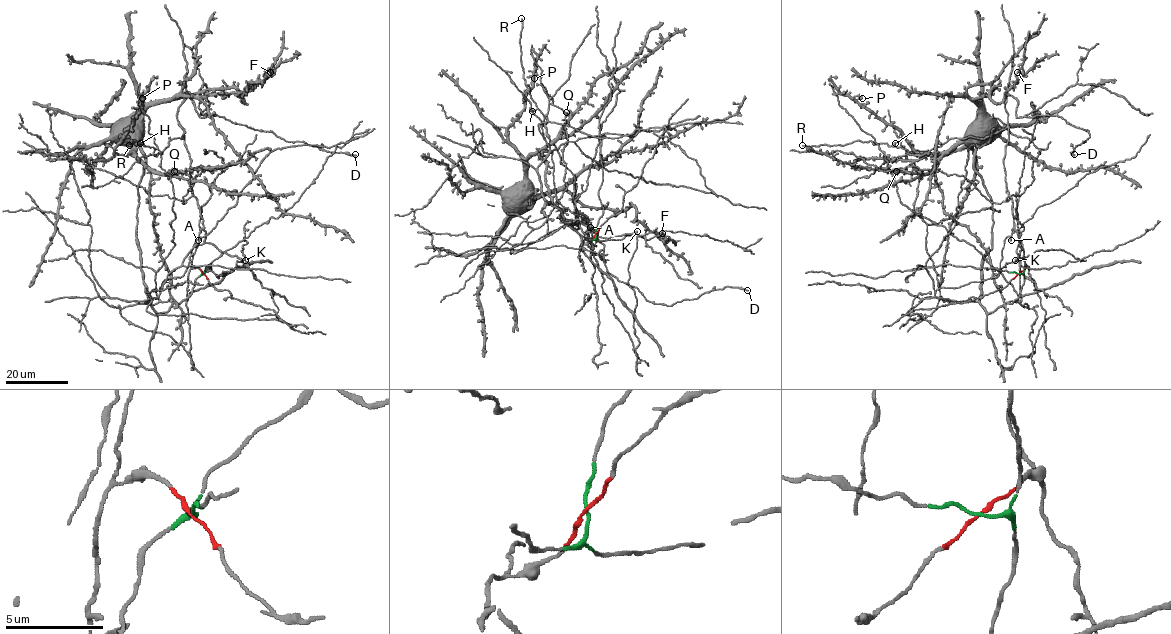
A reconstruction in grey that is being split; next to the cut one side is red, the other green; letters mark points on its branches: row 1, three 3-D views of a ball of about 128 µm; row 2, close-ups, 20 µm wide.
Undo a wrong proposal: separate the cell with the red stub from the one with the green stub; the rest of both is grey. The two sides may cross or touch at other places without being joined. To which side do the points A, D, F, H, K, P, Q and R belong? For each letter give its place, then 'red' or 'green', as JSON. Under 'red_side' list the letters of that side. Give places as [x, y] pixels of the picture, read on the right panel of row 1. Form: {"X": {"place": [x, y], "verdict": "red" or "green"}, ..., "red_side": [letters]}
{"A": {"place": [1011, 240], "verdict": "green"}, "D": {"place": [1074, 154], "verdict": "red"}, "F": {"place": [1017, 72], "verdict": "green"}, "H": {"place": [895, 143], "verdict": "red"}, "K": {"place": [1015, 260], "verdict": "red"}, "P": {"place": [862, 98], "verdict": "green"}, "Q": {"place": [896, 171], "verdict": "green"}, "R": {"place": [802, 145], "verdict": "red"}, "red_side": ["D", "H", "K", "R"]}

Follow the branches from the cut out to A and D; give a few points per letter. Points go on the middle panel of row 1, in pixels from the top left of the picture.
A: (595, 234), (587, 240), (565, 224), (550, 233), (546, 219), (555, 207), (565, 208), (587, 220), (590, 226)
D: (595, 234), (585, 244), (597, 232), (583, 219), (568, 223), (596, 234), (606, 270), (655, 303), (748, 290)

